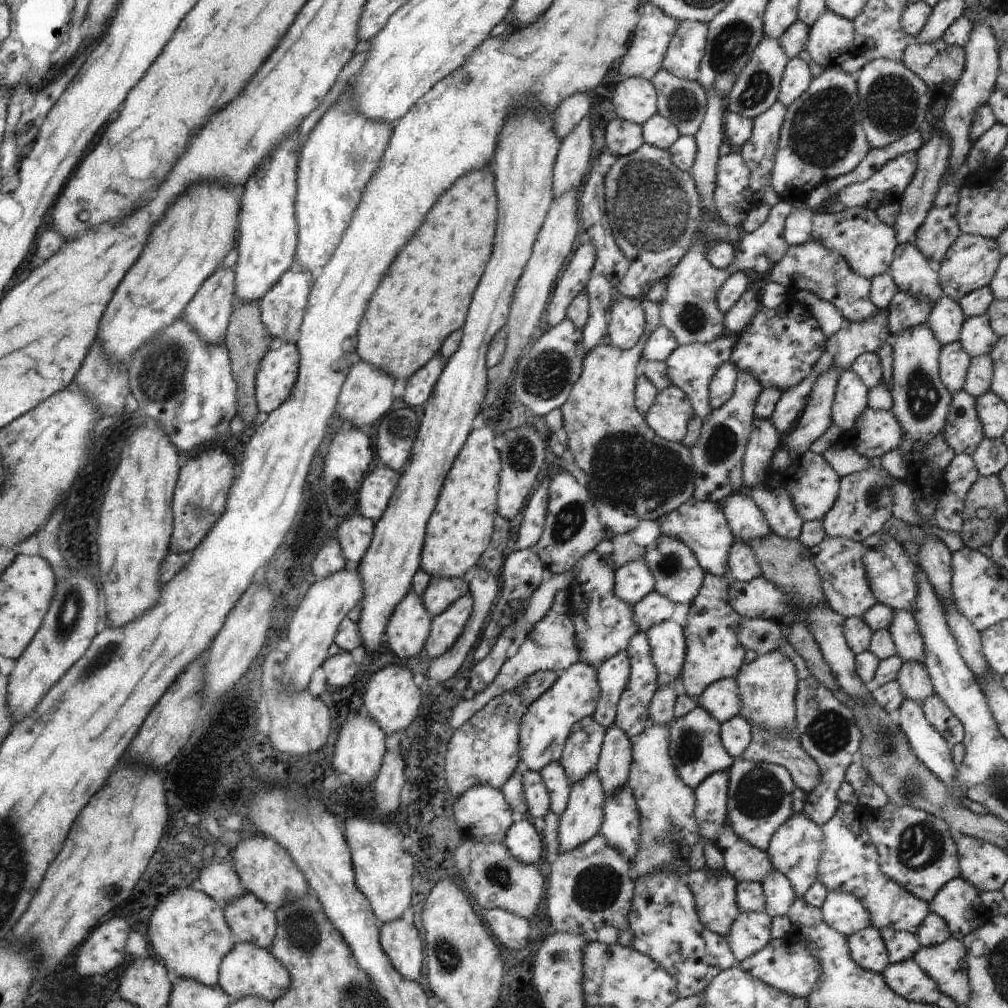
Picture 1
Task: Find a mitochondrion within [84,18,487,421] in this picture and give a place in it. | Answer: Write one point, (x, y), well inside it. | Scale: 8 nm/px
(160, 376)

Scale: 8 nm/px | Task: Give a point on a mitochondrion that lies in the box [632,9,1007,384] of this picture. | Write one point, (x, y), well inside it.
(823, 130)

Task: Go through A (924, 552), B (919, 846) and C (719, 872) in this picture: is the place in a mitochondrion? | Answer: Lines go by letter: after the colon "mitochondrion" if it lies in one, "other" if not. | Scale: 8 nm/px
A: other
B: mitochondrion
C: other

